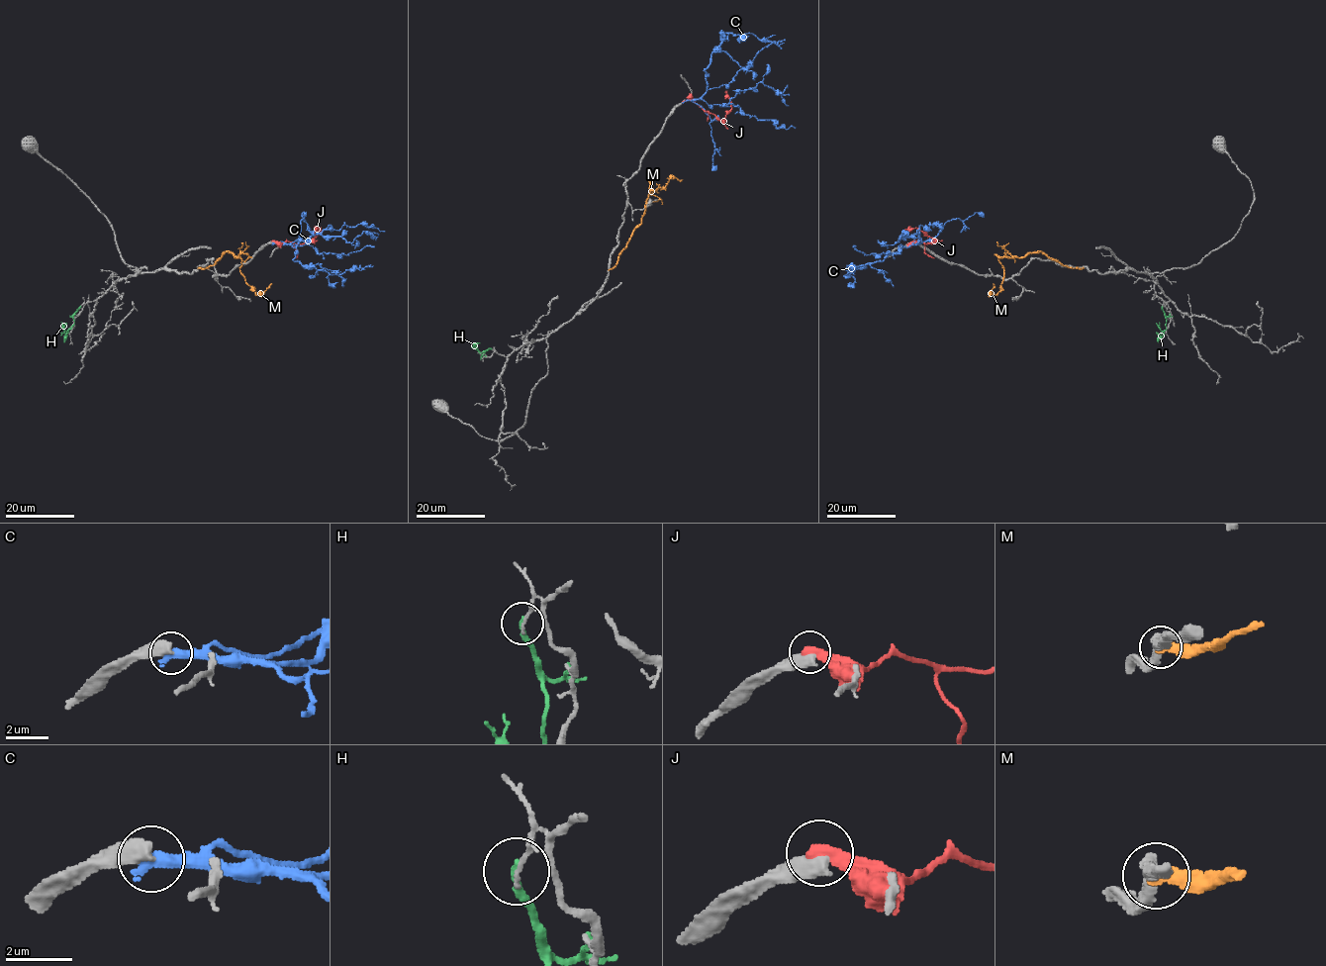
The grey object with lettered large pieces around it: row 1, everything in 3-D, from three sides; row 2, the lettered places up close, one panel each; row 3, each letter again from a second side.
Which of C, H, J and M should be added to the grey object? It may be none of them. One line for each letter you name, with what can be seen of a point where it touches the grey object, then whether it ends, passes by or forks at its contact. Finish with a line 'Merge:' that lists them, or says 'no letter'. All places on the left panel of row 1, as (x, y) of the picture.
Merge: no letter

